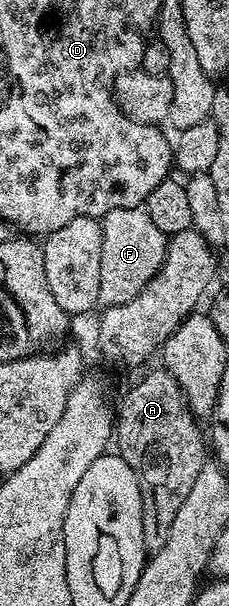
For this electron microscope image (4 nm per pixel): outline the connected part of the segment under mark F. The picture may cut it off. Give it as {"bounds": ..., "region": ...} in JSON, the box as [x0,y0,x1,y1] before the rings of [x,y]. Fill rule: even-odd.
{"bounds":[99,206,168,308],"region":[[[146,206],[129,209],[113,209],[103,216],[103,236],[101,237],[101,289],[99,303],[104,308],[116,307],[125,301],[133,301],[137,293],[154,275],[165,261],[168,236],[153,225]]]}

